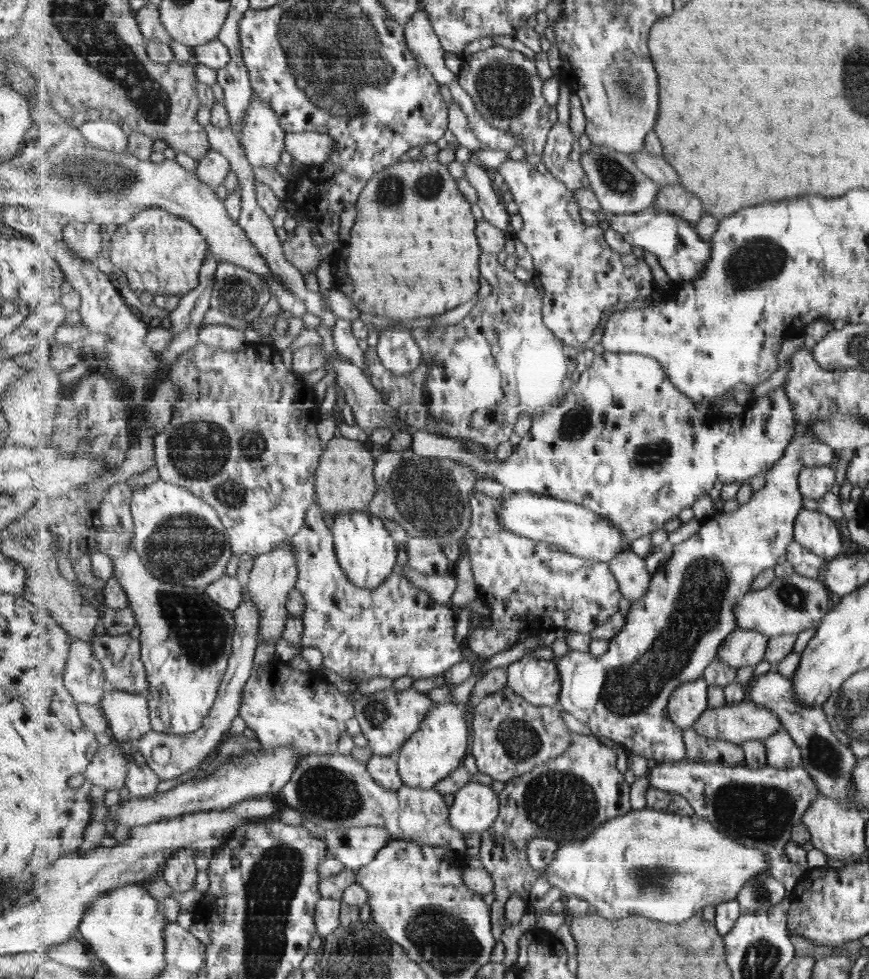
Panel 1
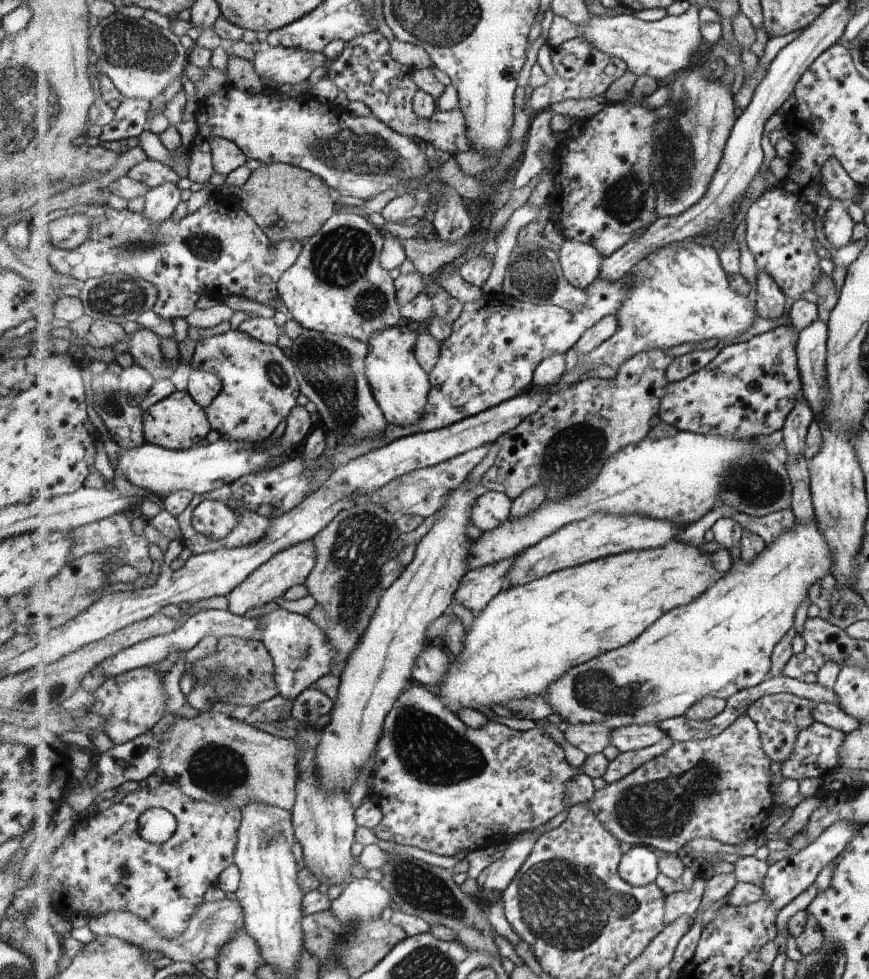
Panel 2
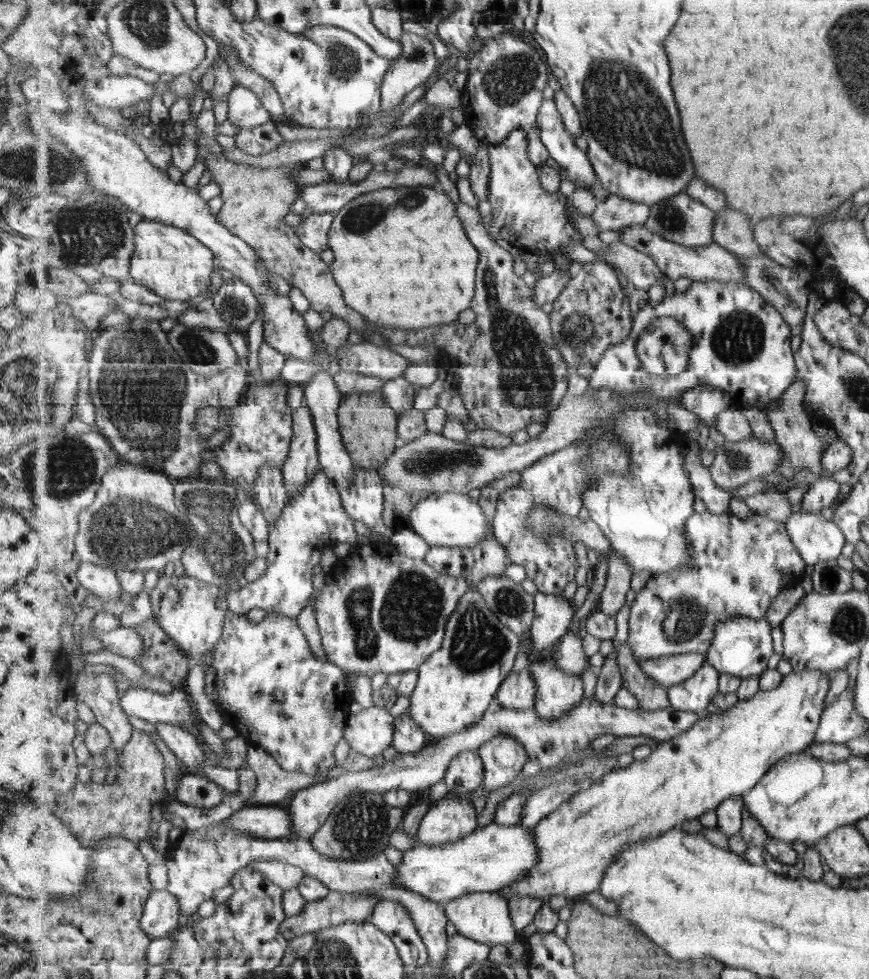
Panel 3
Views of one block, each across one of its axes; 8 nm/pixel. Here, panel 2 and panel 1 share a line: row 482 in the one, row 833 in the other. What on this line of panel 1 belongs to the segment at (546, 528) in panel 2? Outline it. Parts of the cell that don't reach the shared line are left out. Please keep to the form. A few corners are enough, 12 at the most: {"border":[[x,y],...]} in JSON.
{"border":[[646,807],[546,873],[605,918],[683,922],[771,874],[701,816]]}

